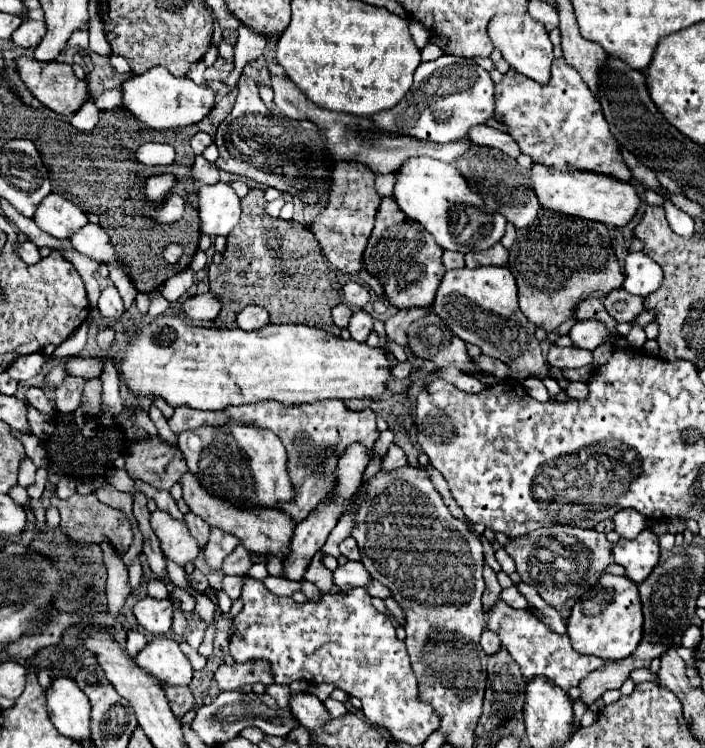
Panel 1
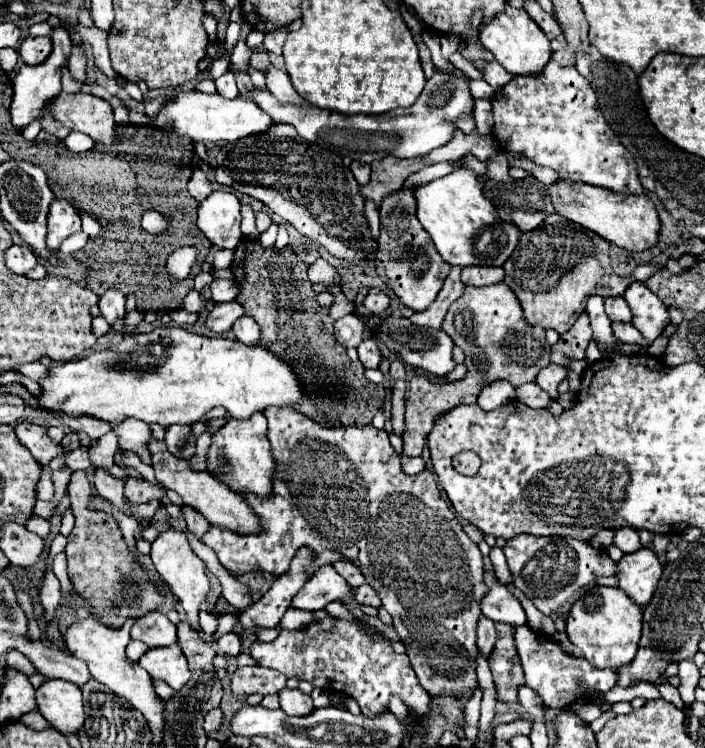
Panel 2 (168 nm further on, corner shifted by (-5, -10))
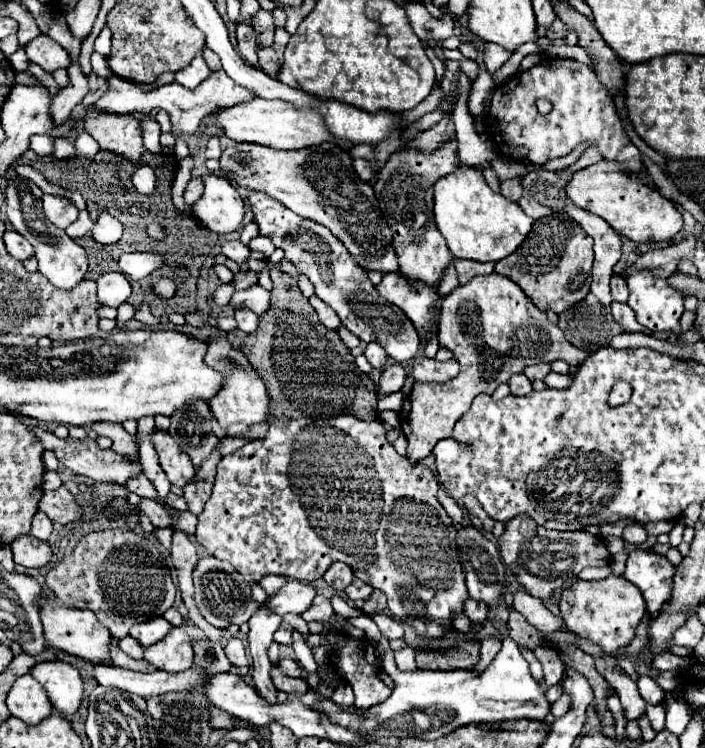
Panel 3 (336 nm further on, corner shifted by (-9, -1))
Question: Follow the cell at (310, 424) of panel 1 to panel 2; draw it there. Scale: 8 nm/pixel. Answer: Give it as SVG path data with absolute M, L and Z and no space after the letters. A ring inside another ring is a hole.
M267 407L265 411L265 417L269 421L269 433L267 437L271 439L273 447L273 455L275 455L275 497L271 499L245 499L251 509L255 513L259 513L261 521L263 521L263 531L253 537L253 535L237 535L237 533L231 533L227 529L221 529L221 527L211 527L207 531L207 535L203 537L203 543L209 545L211 549L215 549L221 565L227 569L227 571L233 571L233 573L245 573L245 571L263 571L263 573L271 573L271 575L281 575L283 571L287 571L295 551L301 547L301 545L309 545L315 553L317 553L317 565L315 567L321 567L323 563L335 563L339 559L351 559L365 575L367 583L371 587L375 587L375 591L379 593L381 601L383 601L383 607L389 611L389 615L393 617L393 627L397 629L401 641L405 643L405 653L409 655L411 659L411 665L419 677L419 683L421 687L439 703L441 707L441 713L447 717L449 723L455 723L459 725L461 729L465 727L465 711L461 707L461 701L463 701L463 695L469 693L469 691L475 691L477 689L477 657L479 657L479 651L477 651L477 623L479 619L483 617L481 613L481 601L487 593L487 585L483 581L483 555L479 551L479 547L467 537L467 533L463 531L463 525L459 523L459 519L455 517L455 513L449 509L447 501L441 497L441 491L437 487L437 481L435 481L435 475L427 469L423 473L419 473L417 477L411 477L407 475L403 469L401 469L401 459L399 455L395 453L395 449L391 447L389 443L389 433L387 431L379 431L375 429L373 425L365 425L365 427L323 427L319 423L315 423L313 419L305 417L303 413L295 411L295 409L289 409L289 407Z

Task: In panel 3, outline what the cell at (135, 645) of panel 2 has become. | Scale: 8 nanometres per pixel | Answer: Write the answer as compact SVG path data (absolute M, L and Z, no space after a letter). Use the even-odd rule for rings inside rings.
M129 636L119 640L119 648L121 648L127 656L131 656L131 658L135 658L135 660L143 660L143 648L141 648L135 640L131 640Z

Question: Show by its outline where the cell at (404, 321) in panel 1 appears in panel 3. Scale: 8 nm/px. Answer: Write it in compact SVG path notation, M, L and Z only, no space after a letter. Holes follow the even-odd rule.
M399 364L387 366L383 370L381 380L379 380L379 396L387 396L387 394L393 394L393 392L399 392L403 388L405 376L407 374L405 374L403 366L399 366Z

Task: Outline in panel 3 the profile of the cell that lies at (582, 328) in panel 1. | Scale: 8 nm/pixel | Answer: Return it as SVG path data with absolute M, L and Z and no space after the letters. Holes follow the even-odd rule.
M565 202L563 212L577 222L593 240L595 250L595 262L593 262L593 282L591 292L605 304L611 304L611 292L609 292L609 278L613 276L613 266L617 264L621 256L621 236L599 216L591 214L589 210L583 210L571 202Z

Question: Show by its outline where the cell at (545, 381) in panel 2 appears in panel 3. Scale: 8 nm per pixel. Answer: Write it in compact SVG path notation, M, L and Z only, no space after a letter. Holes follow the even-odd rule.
M535 364L535 366L527 366L527 368L523 370L523 374L525 374L531 382L533 382L533 380L543 380L549 372L551 372L549 364Z

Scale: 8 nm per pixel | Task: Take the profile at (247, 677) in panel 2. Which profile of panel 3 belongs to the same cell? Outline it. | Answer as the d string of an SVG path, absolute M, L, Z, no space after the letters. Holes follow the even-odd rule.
M281 658L279 668L283 670L283 674L287 674L291 678L303 678L303 668L293 658Z

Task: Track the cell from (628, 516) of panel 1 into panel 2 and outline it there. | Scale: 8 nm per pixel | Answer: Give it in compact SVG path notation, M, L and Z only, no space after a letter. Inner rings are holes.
M621 527L615 531L615 539L613 543L623 551L623 553L635 553L637 549L641 549L641 541L639 541L639 533L633 527Z

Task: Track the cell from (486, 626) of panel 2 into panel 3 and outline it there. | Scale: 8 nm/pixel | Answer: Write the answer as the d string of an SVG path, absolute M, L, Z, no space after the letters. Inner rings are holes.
M473 598L465 600L465 614L471 622L483 622L489 616L489 608L483 602L475 602Z

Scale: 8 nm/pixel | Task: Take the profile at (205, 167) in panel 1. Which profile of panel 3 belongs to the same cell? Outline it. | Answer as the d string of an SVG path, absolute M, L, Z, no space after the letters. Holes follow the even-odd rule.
M191 178L189 184L187 184L187 190L185 190L185 202L189 206L193 206L201 194L203 194L203 182L201 182L201 178Z

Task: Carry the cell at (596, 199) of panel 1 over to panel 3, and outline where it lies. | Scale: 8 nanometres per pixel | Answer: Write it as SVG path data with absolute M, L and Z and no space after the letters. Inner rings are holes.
M603 160L575 172L567 184L567 198L575 202L575 206L583 206L585 210L601 216L619 236L625 236L633 242L667 242L683 226L681 212L659 192L647 170L629 172L621 168L619 162Z

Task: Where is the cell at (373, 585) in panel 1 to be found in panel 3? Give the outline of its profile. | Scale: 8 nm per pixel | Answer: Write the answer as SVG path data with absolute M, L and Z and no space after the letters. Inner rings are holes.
M353 578L353 582L345 588L345 596L351 600L367 600L371 592L373 592L373 588L357 578Z

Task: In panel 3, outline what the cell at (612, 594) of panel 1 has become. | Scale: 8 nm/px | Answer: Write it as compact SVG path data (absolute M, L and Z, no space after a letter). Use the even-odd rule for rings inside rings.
M607 576L603 580L577 580L563 590L559 600L561 618L565 624L581 638L587 638L603 648L605 654L621 652L631 638L635 638L635 628L645 618L645 602L637 586L627 582L623 576Z

